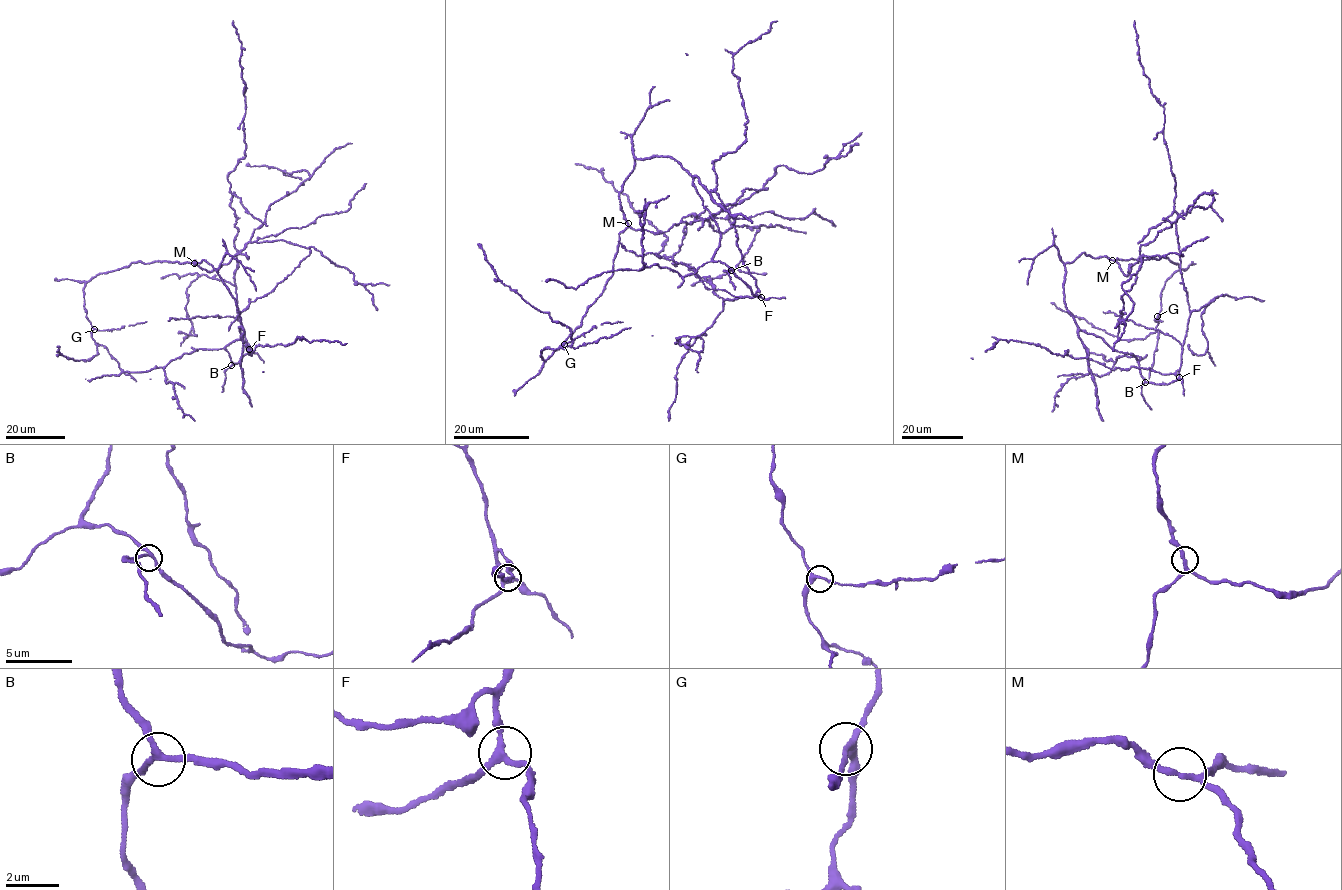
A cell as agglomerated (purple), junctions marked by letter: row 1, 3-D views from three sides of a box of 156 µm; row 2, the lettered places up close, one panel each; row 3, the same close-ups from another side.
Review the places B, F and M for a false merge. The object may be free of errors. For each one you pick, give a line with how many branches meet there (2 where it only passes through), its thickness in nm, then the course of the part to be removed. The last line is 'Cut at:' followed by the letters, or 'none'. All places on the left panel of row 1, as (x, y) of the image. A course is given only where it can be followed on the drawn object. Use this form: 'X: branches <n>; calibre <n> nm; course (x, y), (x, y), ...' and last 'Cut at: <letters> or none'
Cut at: none

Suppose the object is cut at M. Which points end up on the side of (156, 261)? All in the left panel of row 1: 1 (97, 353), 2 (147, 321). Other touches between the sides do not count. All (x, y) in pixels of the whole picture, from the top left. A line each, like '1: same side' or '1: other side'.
1: same side
2: same side

